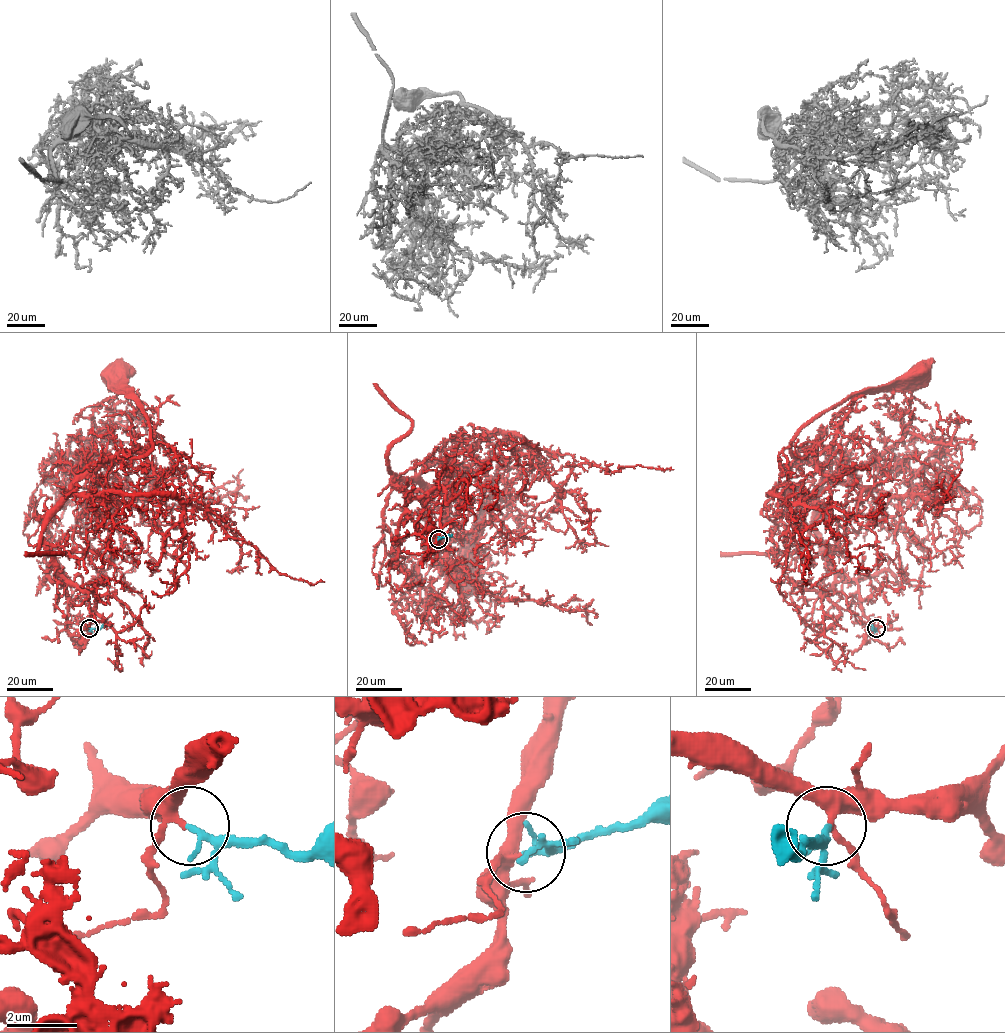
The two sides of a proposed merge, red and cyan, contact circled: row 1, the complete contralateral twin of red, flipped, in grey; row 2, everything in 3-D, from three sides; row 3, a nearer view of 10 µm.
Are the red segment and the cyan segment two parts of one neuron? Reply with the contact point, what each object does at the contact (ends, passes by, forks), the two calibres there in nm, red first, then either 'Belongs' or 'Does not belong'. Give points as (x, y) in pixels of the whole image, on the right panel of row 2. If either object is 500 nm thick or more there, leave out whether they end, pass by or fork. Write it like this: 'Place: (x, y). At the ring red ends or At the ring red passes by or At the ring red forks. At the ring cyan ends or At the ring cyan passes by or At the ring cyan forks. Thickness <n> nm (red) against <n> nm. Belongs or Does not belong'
Place: (876, 628). At the ring red forks. At the ring cyan forks. Thickness 220 nm (red) against 120 nm. Belongs

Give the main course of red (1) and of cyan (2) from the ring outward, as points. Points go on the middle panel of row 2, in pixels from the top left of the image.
1: (438, 538), (444, 491), (437, 486), (411, 497), (393, 479), (442, 485), (501, 453), (477, 516), (466, 584)
2: (438, 538), (451, 535)

